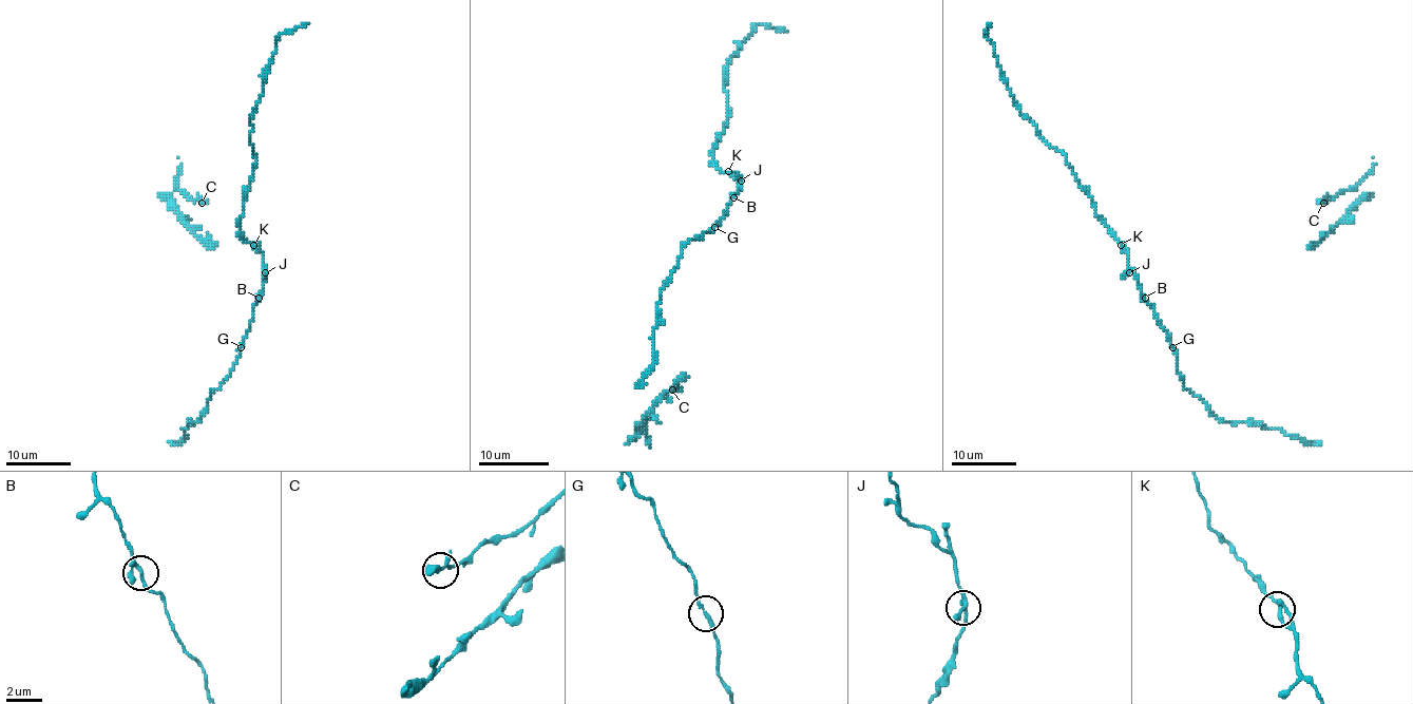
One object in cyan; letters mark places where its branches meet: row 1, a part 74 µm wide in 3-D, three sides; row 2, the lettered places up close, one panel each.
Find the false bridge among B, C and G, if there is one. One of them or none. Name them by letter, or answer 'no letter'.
no letter

